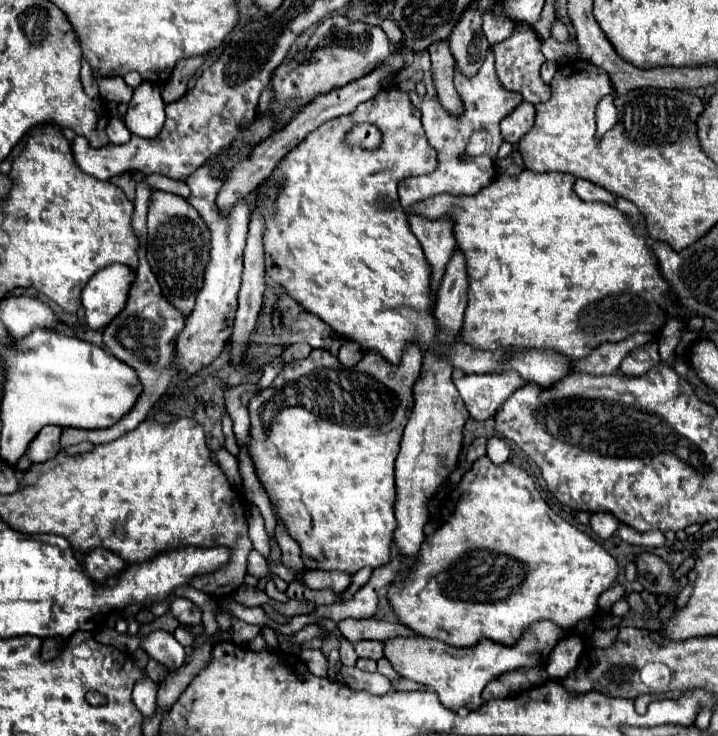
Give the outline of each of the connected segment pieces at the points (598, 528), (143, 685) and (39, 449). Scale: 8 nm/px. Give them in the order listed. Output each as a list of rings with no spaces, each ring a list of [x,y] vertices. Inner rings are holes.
[[[593,513],[591,515],[591,529],[601,539],[609,539],[617,531],[619,525],[621,525],[619,519],[615,519],[615,515],[611,513]]]
[[[141,679],[133,687],[133,703],[137,709],[149,717],[149,713],[155,713],[155,699],[157,699],[157,685],[151,679]]]
[[[47,425],[39,431],[39,435],[33,439],[33,443],[29,445],[29,451],[27,451],[27,457],[33,461],[33,463],[41,463],[45,459],[51,459],[55,457],[61,447],[59,447],[59,437],[61,437],[61,427],[57,425]]]

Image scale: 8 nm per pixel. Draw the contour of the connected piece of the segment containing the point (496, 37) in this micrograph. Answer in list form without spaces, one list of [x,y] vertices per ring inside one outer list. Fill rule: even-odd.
[[[487,7],[483,13],[483,33],[491,45],[499,43],[513,33],[513,21],[503,15],[495,15],[493,7]]]

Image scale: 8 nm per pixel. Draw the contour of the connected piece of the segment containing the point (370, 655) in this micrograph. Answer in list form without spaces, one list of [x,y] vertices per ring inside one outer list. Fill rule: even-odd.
[[[359,641],[353,647],[355,647],[355,653],[363,659],[379,661],[383,657],[383,643],[379,643],[379,641]]]

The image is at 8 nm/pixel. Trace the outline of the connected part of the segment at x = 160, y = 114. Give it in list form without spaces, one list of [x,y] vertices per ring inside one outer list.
[[[141,83],[133,91],[129,109],[125,115],[125,125],[133,135],[157,137],[165,123],[165,103],[161,99],[159,87],[153,83]]]

